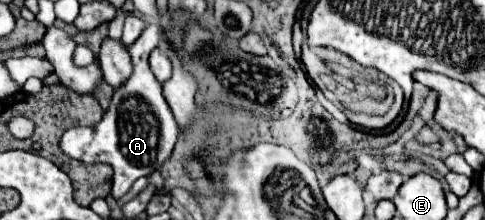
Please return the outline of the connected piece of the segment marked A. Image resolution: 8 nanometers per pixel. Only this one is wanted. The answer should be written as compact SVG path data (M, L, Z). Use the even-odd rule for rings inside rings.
M126 16L122 44L124 46L134 44L128 48L134 70L132 70L130 78L120 88L116 88L116 92L110 100L110 106L104 112L104 118L96 126L70 128L60 138L60 150L64 154L68 154L70 158L82 160L82 154L86 154L86 162L90 162L90 164L102 162L102 164L112 166L112 170L114 170L112 196L114 198L124 196L138 178L142 178L142 176L150 178L150 174L154 170L158 170L158 166L162 166L168 160L168 156L172 154L174 144L178 140L178 132L180 132L180 128L174 120L174 114L162 96L162 84L158 84L158 80L154 78L154 74L148 66L148 56L158 46L158 26L156 24L146 26L144 20L140 20L136 16Z

